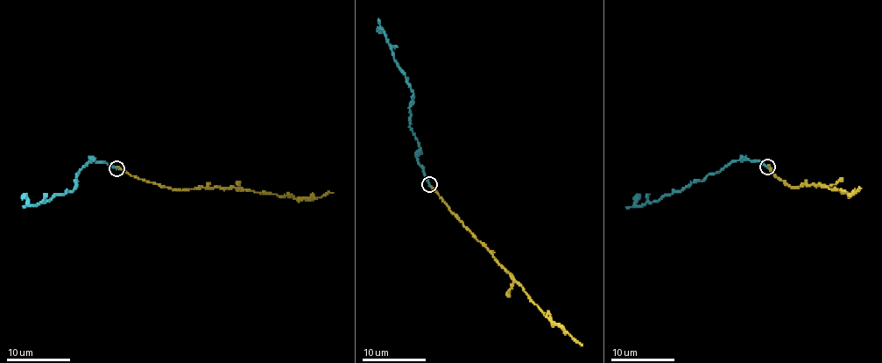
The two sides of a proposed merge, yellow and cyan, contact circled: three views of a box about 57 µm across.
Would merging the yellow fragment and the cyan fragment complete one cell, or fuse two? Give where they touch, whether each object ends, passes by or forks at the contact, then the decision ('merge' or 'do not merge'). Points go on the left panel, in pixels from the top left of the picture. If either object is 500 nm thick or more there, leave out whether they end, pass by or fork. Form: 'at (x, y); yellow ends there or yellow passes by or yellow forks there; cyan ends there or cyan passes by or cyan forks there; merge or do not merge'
at (116, 168); yellow ends there; cyan ends there; merge

